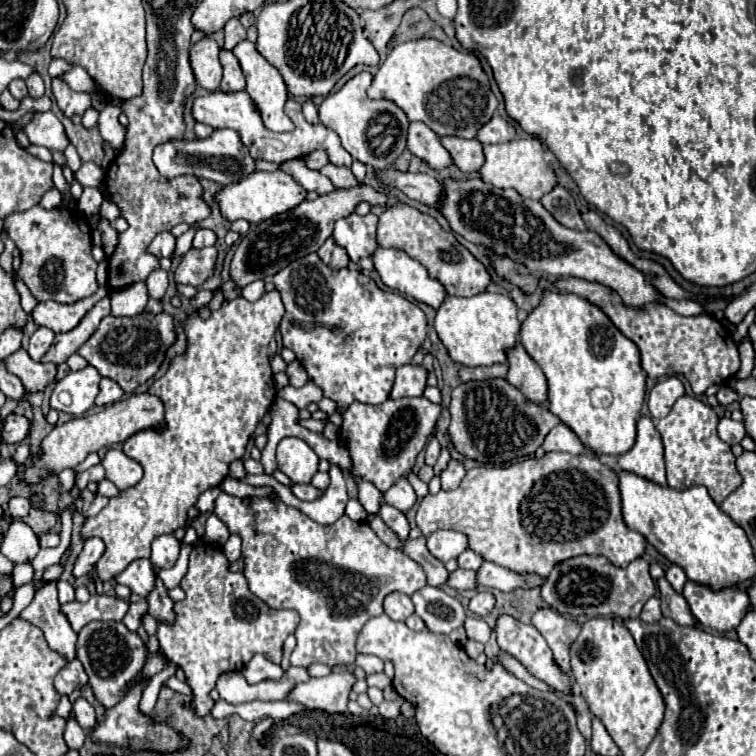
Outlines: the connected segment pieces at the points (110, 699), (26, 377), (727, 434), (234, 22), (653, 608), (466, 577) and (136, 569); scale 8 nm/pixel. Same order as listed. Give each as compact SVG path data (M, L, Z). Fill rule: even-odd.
M92 622L78 632L78 658L90 676L90 686L104 708L112 708L124 694L124 688L134 680L146 660L146 646L136 632L130 632L122 622Z
M22 348L18 352L14 352L12 356L8 356L4 360L4 364L8 366L8 372L16 374L22 380L28 394L42 392L56 378L56 372L58 372L56 364L34 362L28 356L28 352L22 350Z
M724 416L724 418L718 422L718 436L720 436L720 440L724 440L726 444L734 446L734 444L740 444L740 440L746 436L746 428L744 428L742 422Z
M232 18L226 26L224 26L224 34L226 34L226 42L224 42L224 50L232 50L238 42L242 42L246 38L246 30L242 28L238 18Z
M654 596L654 598L650 598L650 600L644 604L644 608L642 608L642 612L640 612L640 620L642 620L642 622L658 622L660 618L662 618L660 600L658 600L658 596Z
M456 568L454 572L450 572L450 576L448 576L448 580L446 580L446 586L456 588L456 590L462 590L462 592L470 592L470 590L476 588L474 576L476 576L474 570L462 570L462 568Z
M142 558L142 560L134 560L132 564L128 564L126 570L122 574L118 574L114 580L118 584L128 586L134 594L146 598L154 590L156 572L154 572L152 562L146 560L146 558Z

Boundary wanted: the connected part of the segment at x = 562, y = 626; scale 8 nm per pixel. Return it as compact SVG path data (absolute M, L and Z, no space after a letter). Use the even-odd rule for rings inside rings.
M544 608L538 610L532 618L534 626L538 628L538 632L546 638L548 646L554 652L554 658L558 662L558 666L570 674L570 662L568 662L568 650L570 644L576 640L580 626L574 620L568 620L564 616L560 616L556 610L552 608Z

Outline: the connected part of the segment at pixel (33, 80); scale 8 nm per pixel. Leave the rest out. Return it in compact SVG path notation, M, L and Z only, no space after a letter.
M32 74L26 80L26 84L28 84L28 90L30 90L32 98L42 98L44 96L44 82L42 82L42 78L38 74Z

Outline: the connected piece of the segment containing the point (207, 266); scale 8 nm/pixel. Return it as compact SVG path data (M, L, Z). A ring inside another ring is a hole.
M214 246L202 248L202 250L190 248L180 260L174 272L174 280L178 284L200 286L208 276L212 276L216 266L216 256L218 256L218 250Z

